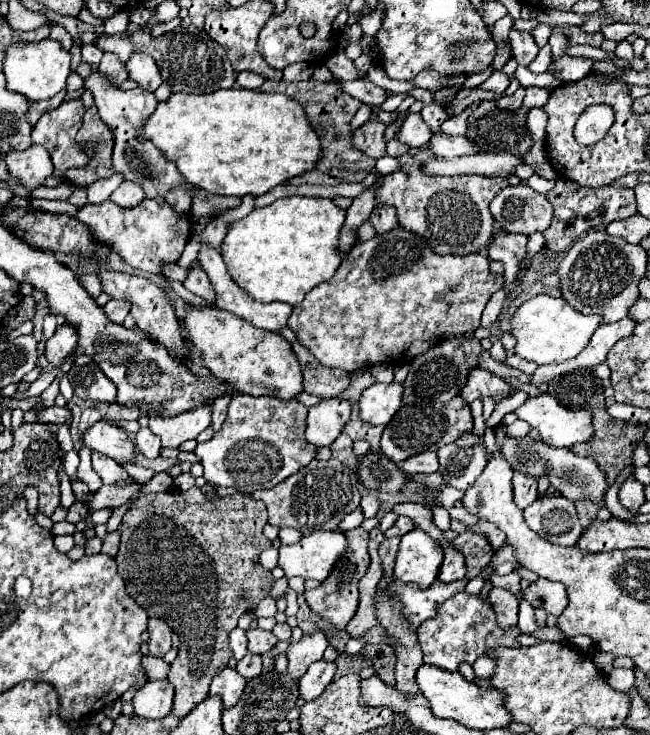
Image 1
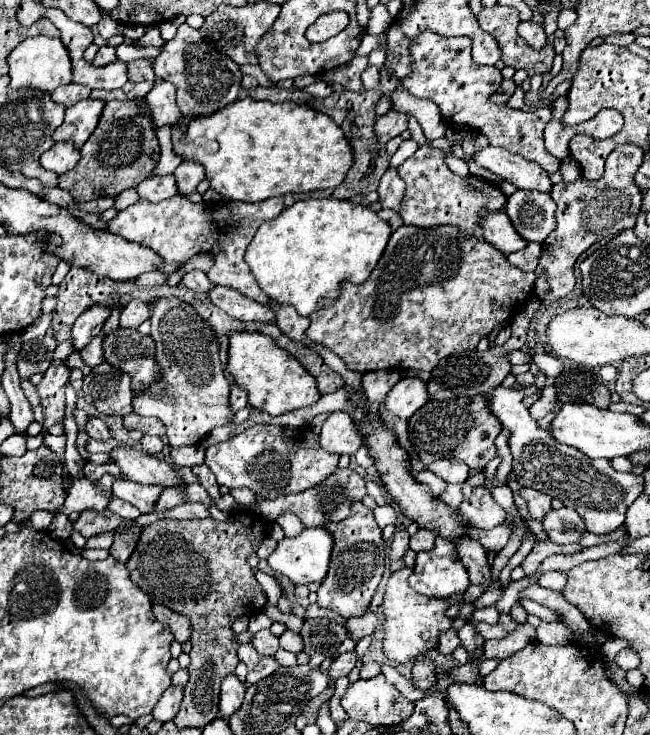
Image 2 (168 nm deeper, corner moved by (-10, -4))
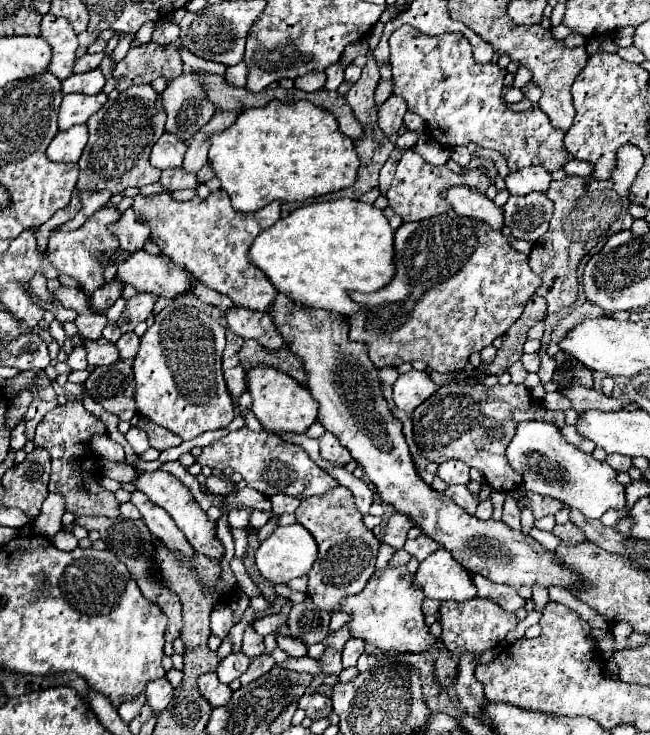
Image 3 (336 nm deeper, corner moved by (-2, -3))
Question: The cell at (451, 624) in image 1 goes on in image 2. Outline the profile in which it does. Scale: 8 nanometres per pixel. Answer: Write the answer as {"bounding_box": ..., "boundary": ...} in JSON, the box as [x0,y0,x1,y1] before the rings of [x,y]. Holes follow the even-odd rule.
{"bounding_box":[438,629,460,655],"boundary":[[[450,629],[450,631],[438,635],[438,653],[442,653],[442,655],[452,655],[458,647],[460,647],[458,629]]]}

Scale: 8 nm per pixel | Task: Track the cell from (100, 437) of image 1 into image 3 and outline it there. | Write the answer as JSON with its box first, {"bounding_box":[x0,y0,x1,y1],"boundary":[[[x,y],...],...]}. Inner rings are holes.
{"bounding_box":[134,470,224,562],"boundary":[[[156,470],[156,472],[142,472],[138,474],[138,480],[134,480],[134,486],[144,492],[154,504],[158,504],[160,508],[164,508],[172,520],[178,524],[178,528],[184,532],[184,536],[188,538],[190,546],[198,552],[198,554],[204,554],[206,558],[214,560],[214,562],[220,562],[222,556],[224,556],[224,546],[222,542],[218,540],[216,536],[216,522],[208,520],[206,512],[196,504],[196,500],[192,498],[190,490],[172,474],[168,472],[162,472],[162,470]]]}

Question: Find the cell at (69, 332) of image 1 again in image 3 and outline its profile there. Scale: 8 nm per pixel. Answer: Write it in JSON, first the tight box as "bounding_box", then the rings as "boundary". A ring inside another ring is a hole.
{"bounding_box":[90,278,124,312],"boundary":[[[114,278],[112,282],[106,282],[102,288],[98,288],[94,294],[92,294],[92,298],[90,298],[90,308],[94,310],[94,312],[98,312],[98,310],[104,310],[104,308],[110,308],[120,296],[122,296],[122,290],[124,290],[124,284],[122,284],[122,280],[118,280],[118,278]]]}

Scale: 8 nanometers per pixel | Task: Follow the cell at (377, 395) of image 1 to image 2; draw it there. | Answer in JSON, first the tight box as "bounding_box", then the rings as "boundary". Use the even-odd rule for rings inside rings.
{"bounding_box":[384,377,426,419],"boundary":[[[414,377],[400,379],[384,397],[386,409],[400,419],[410,419],[426,401],[426,383]]]}

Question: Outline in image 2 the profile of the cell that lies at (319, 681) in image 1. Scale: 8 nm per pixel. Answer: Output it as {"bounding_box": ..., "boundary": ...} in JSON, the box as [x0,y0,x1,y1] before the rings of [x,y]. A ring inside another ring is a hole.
{"bounding_box":[328,651,356,681],"boundary":[[[352,651],[352,653],[342,653],[342,655],[338,655],[334,661],[332,661],[332,665],[328,667],[328,677],[332,679],[332,681],[336,681],[336,679],[340,679],[340,677],[346,677],[352,669],[354,669],[354,665],[356,665],[356,653]]]}

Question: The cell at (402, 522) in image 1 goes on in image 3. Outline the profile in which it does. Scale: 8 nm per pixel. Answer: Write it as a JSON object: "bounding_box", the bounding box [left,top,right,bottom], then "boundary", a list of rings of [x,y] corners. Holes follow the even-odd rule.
{"bounding_box":[404,536,440,562],"boundary":[[[420,536],[416,540],[406,540],[404,544],[404,550],[410,552],[412,556],[416,556],[420,562],[424,558],[428,558],[432,552],[436,552],[440,548],[440,544],[436,540],[432,540],[430,536]]]}

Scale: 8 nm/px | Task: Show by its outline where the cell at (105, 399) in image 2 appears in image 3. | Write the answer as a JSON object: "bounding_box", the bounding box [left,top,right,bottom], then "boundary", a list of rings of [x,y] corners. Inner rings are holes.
{"bounding_box":[86,360,134,420],"boundary":[[[130,360],[98,366],[86,380],[88,394],[120,420],[132,420],[134,408],[134,370]]]}

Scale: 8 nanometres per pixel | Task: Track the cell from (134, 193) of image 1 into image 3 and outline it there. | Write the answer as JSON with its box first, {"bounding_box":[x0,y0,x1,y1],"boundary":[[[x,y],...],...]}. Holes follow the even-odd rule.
{"bounding_box":[160,168,202,190],"boundary":[[[174,168],[174,170],[164,170],[160,182],[170,188],[170,190],[180,190],[180,188],[196,188],[202,182],[196,178],[196,174],[192,172],[182,172],[182,168]]]}

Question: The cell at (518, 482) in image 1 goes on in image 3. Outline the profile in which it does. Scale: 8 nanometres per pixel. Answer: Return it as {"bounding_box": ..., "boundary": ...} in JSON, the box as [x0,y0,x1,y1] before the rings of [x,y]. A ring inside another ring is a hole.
{"bounding_box":[526,494,564,518],"boundary":[[[526,494],[526,502],[532,506],[536,518],[556,514],[560,508],[564,508],[564,504],[560,500],[554,500],[554,498],[542,496],[542,494]]]}

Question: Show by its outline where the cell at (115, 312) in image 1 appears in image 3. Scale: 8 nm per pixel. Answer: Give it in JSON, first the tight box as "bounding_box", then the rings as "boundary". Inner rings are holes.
{"bounding_box":[116,294,156,332],"boundary":[[[136,294],[134,298],[126,300],[126,308],[122,310],[122,314],[116,322],[118,328],[122,332],[132,332],[136,324],[144,322],[152,314],[154,304],[156,304],[156,298],[150,294]]]}

